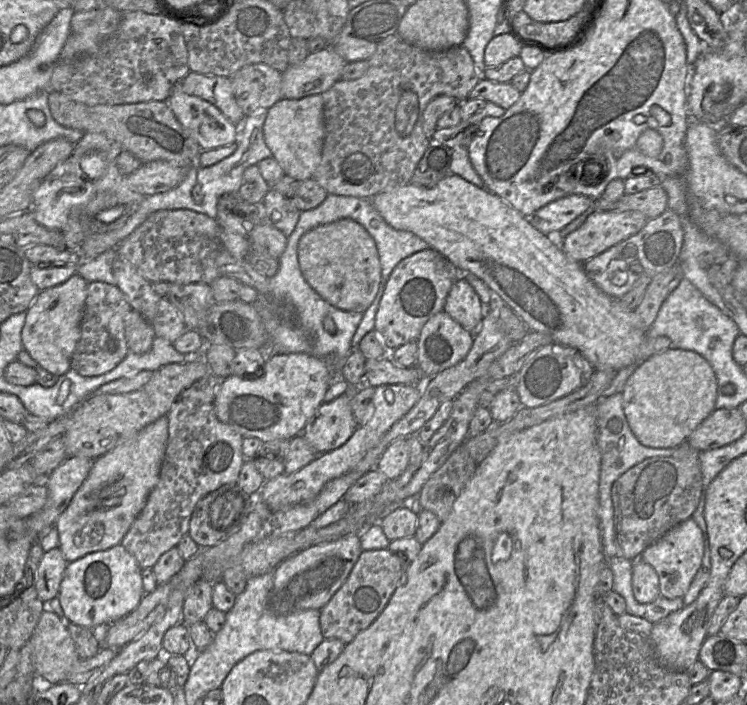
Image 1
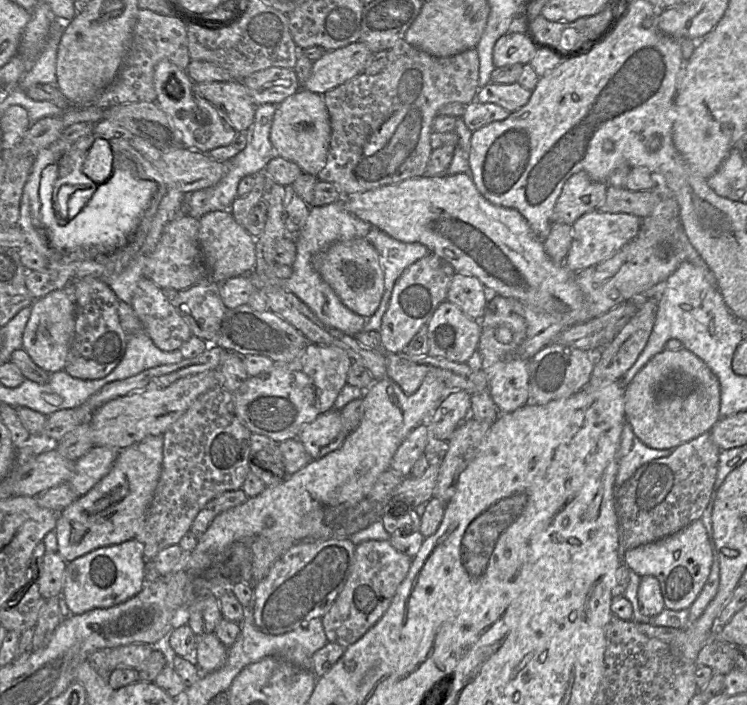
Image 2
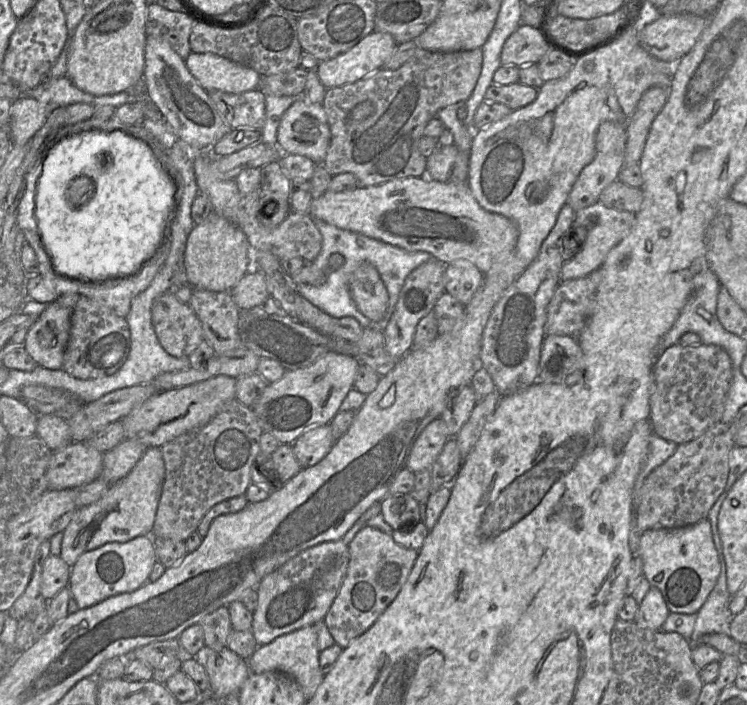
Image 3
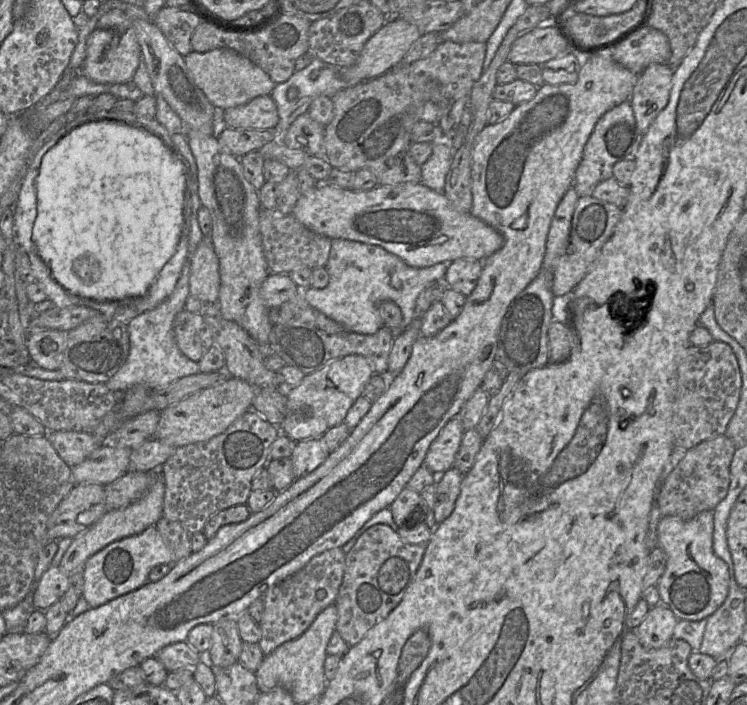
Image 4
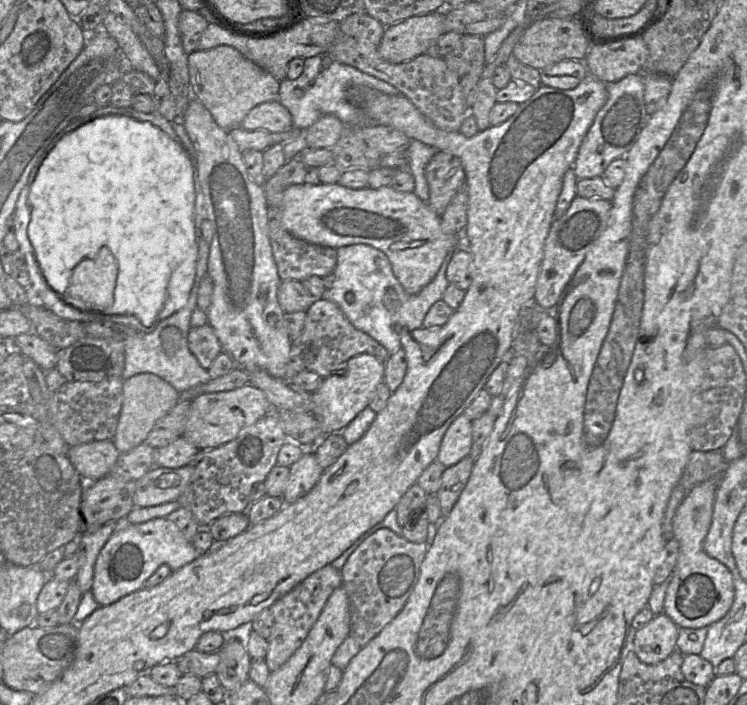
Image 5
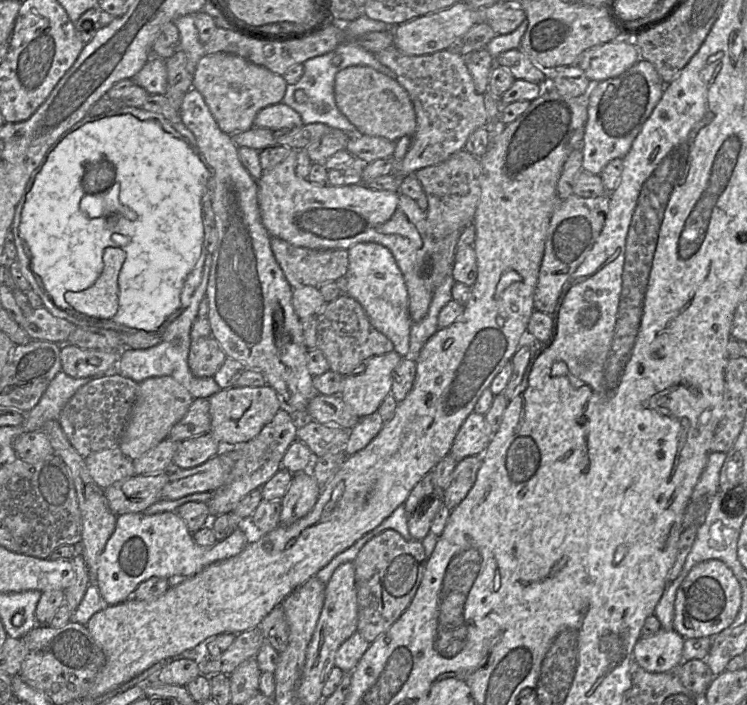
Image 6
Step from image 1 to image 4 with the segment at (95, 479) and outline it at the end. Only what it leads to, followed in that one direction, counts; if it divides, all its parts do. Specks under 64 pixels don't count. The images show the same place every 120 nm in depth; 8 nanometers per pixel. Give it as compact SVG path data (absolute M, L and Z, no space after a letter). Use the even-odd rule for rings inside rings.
M161 470L156 471L156 479L139 500L124 508L111 509L96 523L79 533L72 540L71 545L64 553L59 567L70 574L77 568L84 567L85 562L108 544L143 532L149 526L155 525L163 517L165 484Z

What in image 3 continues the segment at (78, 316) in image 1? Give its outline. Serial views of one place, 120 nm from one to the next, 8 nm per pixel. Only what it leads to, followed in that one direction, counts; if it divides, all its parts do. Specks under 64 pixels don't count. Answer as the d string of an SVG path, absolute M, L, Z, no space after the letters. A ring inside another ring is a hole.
M49 303L29 329L24 348L39 366L59 370L70 332L72 310Z

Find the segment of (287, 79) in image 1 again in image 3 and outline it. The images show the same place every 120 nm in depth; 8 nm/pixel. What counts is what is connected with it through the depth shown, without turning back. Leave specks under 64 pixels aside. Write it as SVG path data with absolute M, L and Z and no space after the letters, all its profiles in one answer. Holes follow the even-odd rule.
M373 31L348 51L319 61L315 70L327 89L354 83L381 69L396 46L391 34Z

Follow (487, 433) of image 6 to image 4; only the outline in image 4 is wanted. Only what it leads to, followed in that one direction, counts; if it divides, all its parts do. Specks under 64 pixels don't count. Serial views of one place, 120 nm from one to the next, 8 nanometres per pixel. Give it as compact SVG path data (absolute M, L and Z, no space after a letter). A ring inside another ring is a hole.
M459 418L450 419L430 444L423 465L436 476L453 467L464 433Z

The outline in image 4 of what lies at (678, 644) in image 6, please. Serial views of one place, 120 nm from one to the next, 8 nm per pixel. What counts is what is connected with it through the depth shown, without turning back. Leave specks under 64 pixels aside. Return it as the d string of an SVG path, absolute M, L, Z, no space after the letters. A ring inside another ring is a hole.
M665 604L651 607L642 623L633 630L647 649L658 649L674 638L674 628L679 619Z

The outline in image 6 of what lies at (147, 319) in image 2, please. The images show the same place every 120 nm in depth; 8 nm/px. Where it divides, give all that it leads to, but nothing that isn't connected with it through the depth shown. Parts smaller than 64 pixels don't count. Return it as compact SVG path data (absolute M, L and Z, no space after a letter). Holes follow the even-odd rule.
M212 335L191 341L188 366L197 378L213 377L226 358L221 345Z

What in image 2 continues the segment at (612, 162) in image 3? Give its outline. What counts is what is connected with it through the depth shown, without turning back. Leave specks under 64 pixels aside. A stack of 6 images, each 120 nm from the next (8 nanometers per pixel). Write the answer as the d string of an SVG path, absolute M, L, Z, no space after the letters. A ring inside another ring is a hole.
M580 171L565 183L554 207L553 223L572 225L582 215L599 210L604 203L608 182L596 182Z

